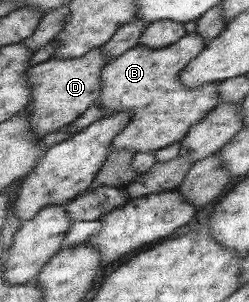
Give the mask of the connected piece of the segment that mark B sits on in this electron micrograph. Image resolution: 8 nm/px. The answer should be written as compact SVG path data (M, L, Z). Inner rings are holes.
M187 33L174 44L162 48L148 48L142 44L136 45L124 54L108 63L100 78L102 84L101 94L96 107L101 107L104 116L130 115L128 126L124 127L121 134L112 140L111 152L114 150L130 150L130 152L142 153L162 150L169 145L182 141L191 131L192 126L202 122L214 108L218 107L217 84L211 83L199 88L184 87L179 82L179 74L204 50L207 43L198 34Z

